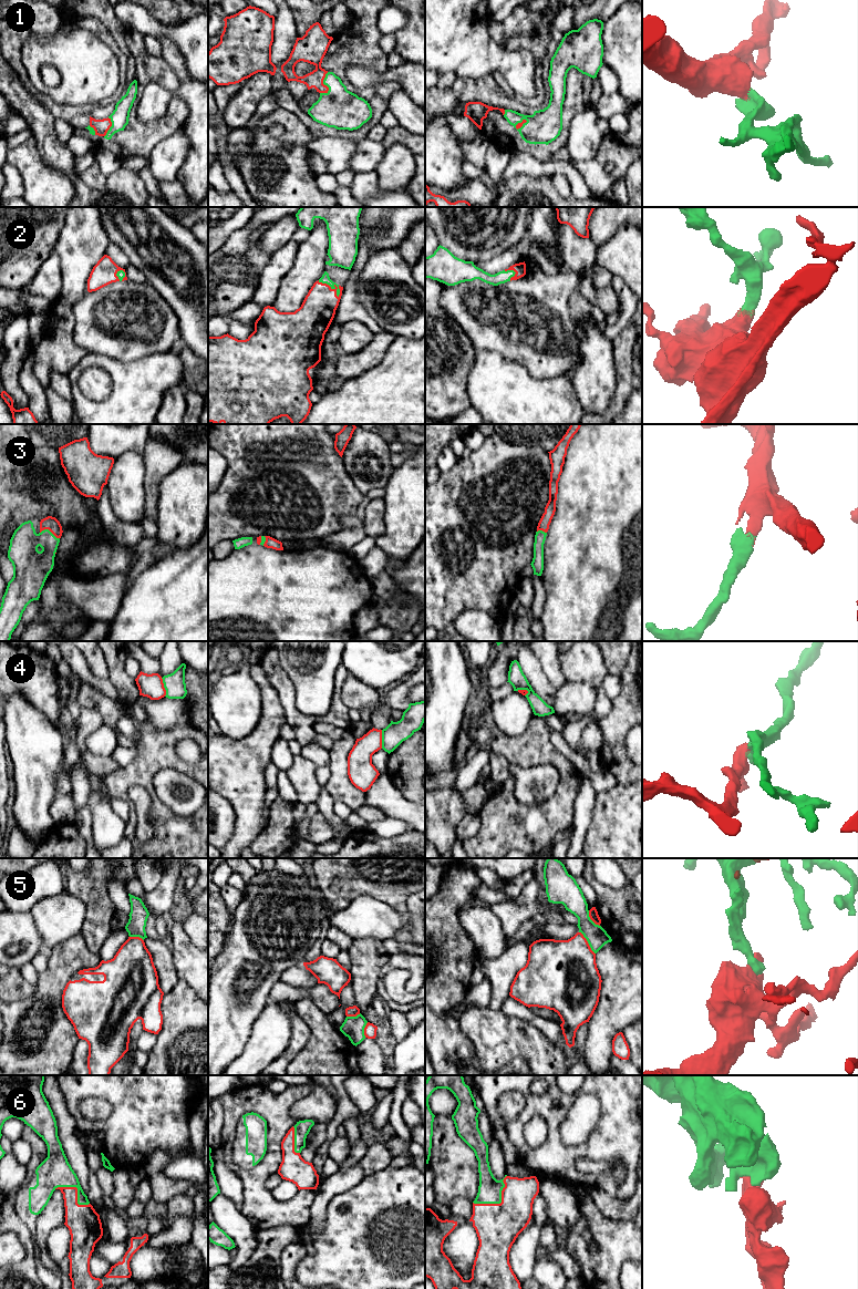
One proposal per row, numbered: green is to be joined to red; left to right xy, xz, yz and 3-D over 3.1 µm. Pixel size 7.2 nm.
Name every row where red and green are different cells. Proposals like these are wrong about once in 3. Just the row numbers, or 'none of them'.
4, 5

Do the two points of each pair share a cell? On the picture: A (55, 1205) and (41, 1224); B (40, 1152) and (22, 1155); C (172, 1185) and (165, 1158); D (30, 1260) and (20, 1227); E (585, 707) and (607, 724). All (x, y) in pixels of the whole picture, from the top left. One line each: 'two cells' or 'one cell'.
A: one cell
B: two cells
C: one cell
D: one cell
E: two cells

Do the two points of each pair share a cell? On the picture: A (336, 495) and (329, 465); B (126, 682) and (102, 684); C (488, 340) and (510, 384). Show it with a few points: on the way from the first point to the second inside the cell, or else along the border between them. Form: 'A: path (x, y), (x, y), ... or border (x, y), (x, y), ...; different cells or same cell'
A: path (329, 487), (329, 473); same cell
B: border (107, 678), (117, 698); different cells
C: border (476, 349), (496, 351), (504, 358), (518, 363); different cells

